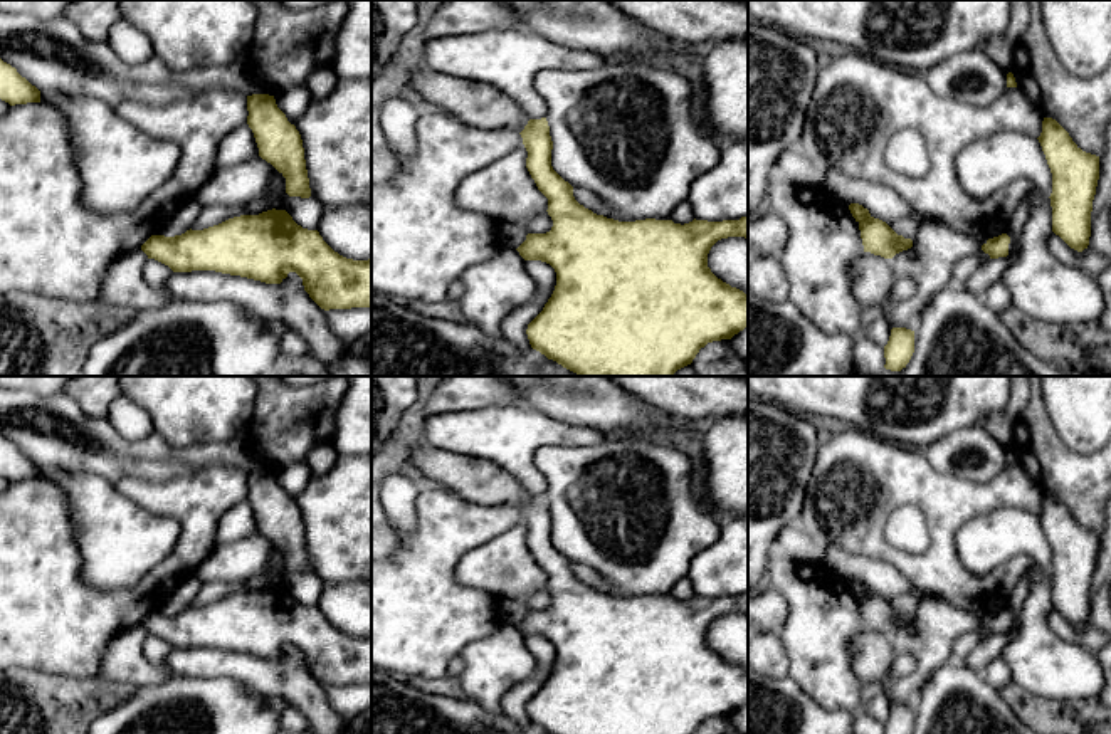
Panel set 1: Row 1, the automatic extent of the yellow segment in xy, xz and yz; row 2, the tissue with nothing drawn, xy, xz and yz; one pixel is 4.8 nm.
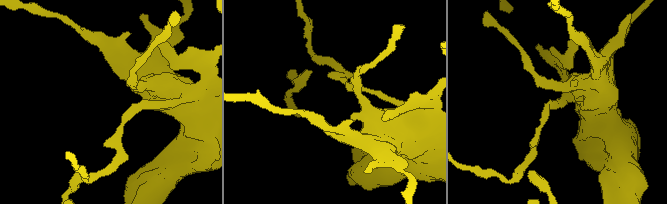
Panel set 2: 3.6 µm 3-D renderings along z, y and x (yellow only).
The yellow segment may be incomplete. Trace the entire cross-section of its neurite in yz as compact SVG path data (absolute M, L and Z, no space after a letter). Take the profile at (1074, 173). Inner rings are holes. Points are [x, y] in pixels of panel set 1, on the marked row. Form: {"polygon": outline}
{"polygon": "M1044 118L1037 139L1052 173L1052 232L1071 249L1082 252L1091 237L1099 156L1082 151L1052 118Z"}

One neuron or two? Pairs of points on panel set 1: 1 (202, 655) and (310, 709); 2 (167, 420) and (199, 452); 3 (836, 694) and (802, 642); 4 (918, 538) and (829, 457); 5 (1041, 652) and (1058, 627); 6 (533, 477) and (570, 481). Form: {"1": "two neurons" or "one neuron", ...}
{"1": "one neuron", "2": "two neurons", "3": "one neuron", "4": "two neurons", "5": "two neurons", "6": "two neurons"}

